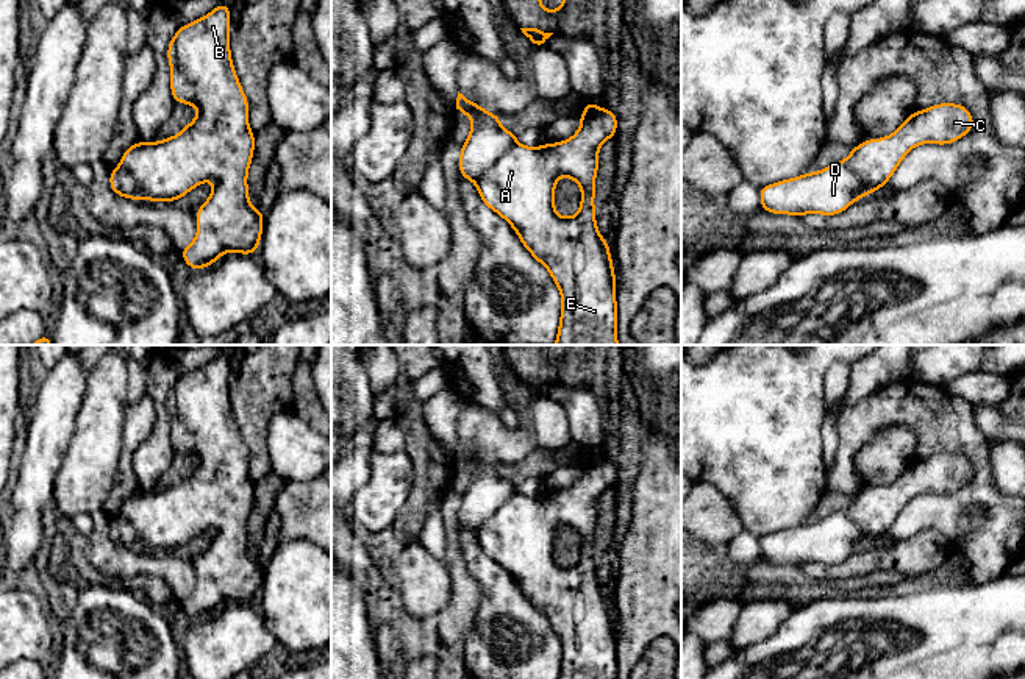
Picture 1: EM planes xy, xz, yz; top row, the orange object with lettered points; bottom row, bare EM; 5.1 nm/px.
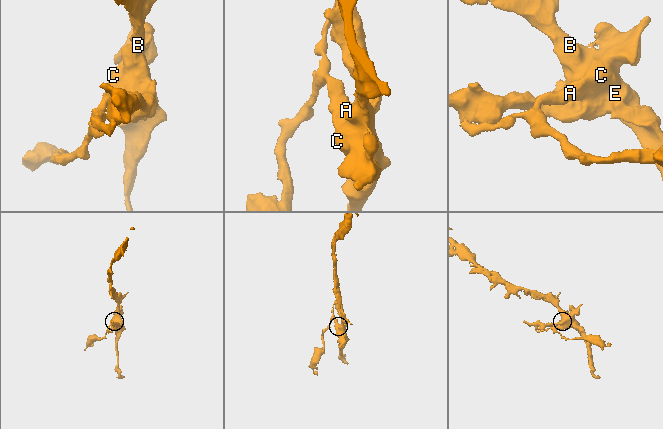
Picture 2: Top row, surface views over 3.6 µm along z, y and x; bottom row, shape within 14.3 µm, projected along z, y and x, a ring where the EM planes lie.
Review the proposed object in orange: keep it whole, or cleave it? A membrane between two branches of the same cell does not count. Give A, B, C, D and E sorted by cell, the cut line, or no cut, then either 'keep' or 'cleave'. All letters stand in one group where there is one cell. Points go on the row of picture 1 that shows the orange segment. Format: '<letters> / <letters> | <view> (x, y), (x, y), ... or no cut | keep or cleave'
A B C E / D | xz (516, 142), (474, 181) | cleave

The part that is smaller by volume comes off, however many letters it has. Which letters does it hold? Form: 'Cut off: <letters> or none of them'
Cut off: D

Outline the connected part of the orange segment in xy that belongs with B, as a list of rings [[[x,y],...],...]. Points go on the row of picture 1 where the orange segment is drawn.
[[[220,3],[205,17],[181,25],[167,45],[173,101],[197,106],[195,119],[172,137],[130,145],[120,159],[120,165],[134,176],[141,197],[148,201],[177,201],[202,183],[214,181],[209,198],[195,211],[197,236],[180,251],[192,270],[217,262],[231,250],[256,254],[262,236],[264,214],[248,200],[255,133],[248,126],[248,98],[231,61],[230,16],[228,3]]]

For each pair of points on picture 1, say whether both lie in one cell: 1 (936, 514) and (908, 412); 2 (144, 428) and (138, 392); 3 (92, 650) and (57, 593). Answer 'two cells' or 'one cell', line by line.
1: one cell
2: two cells
3: two cells

